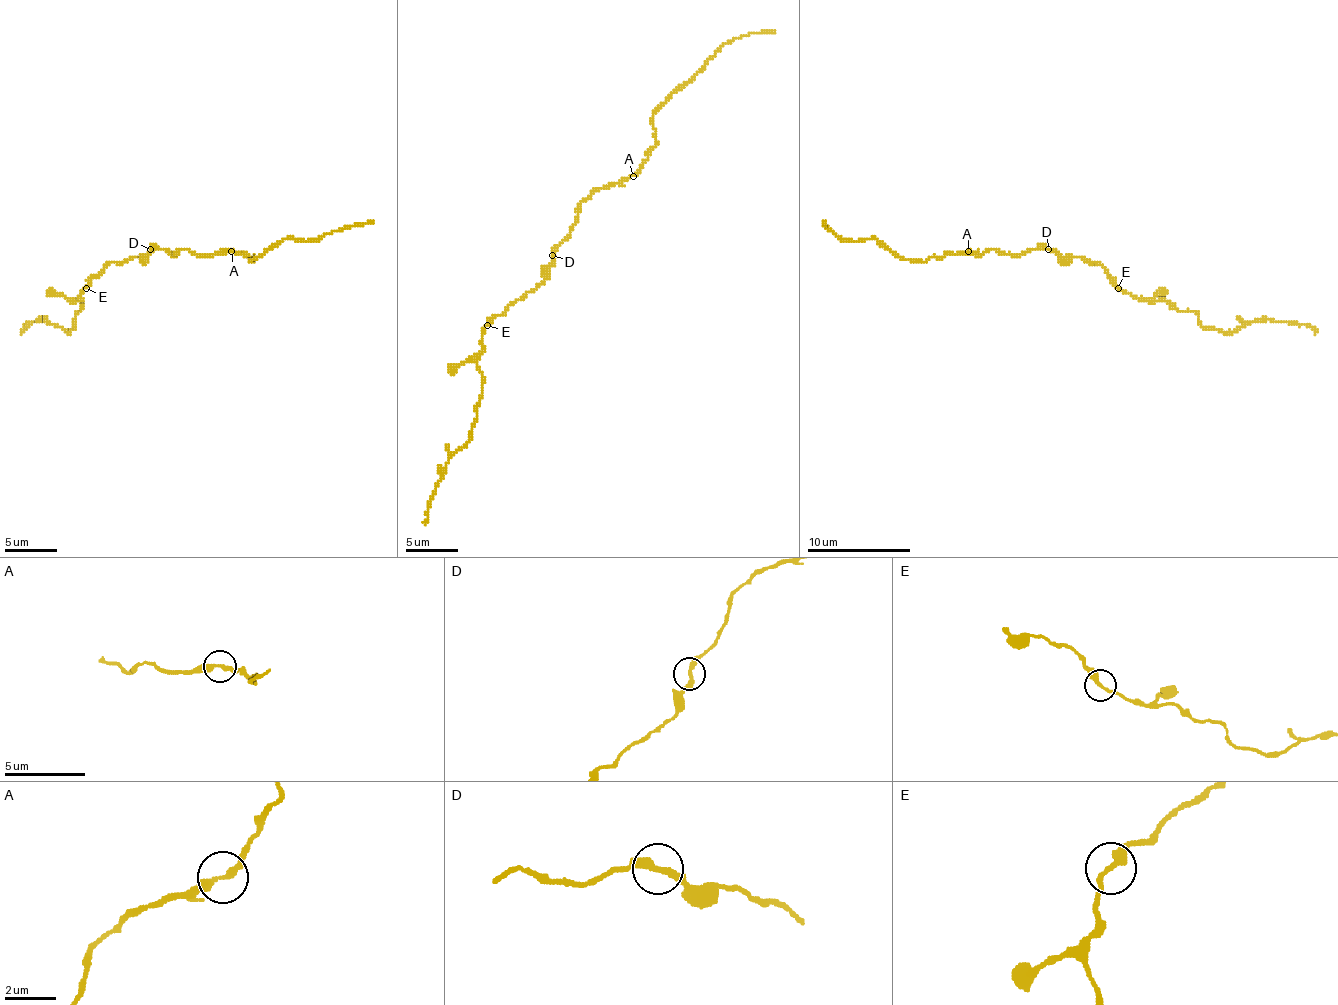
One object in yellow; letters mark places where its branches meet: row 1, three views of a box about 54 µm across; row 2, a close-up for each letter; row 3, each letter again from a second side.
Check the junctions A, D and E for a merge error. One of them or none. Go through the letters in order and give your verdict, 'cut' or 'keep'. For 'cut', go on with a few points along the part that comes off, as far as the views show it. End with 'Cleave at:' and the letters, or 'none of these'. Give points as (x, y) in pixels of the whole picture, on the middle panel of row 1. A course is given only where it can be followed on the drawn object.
A: keep
D: keep
E: keep
Cleave at: none of these

